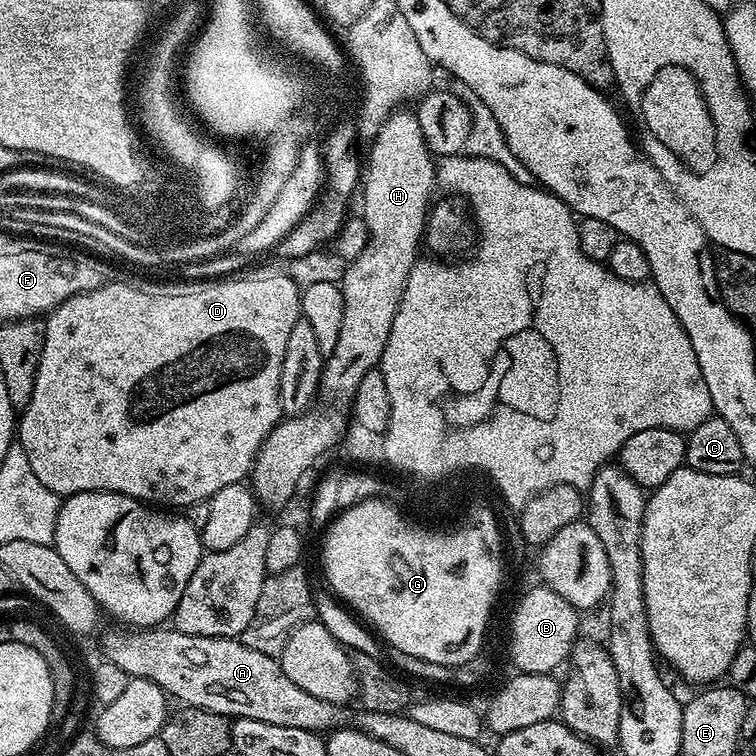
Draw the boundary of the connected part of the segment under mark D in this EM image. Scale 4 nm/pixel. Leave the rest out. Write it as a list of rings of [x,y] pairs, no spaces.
[[[283,274],[269,275],[263,280],[243,280],[233,275],[231,278],[196,278],[193,284],[115,284],[109,282],[93,292],[83,292],[66,302],[62,302],[47,317],[44,326],[44,345],[42,346],[42,362],[38,362],[38,374],[34,380],[34,394],[30,394],[30,402],[18,416],[18,442],[22,450],[26,450],[26,458],[30,458],[30,470],[46,490],[55,496],[67,498],[79,492],[117,492],[135,500],[143,500],[149,506],[167,506],[172,510],[189,508],[194,502],[209,500],[222,486],[241,483],[251,473],[258,450],[262,442],[274,430],[274,426],[282,419],[280,410],[280,379],[282,378],[282,358],[286,358],[286,341],[290,330],[294,330],[294,322],[301,319],[300,293],[302,288]]]

